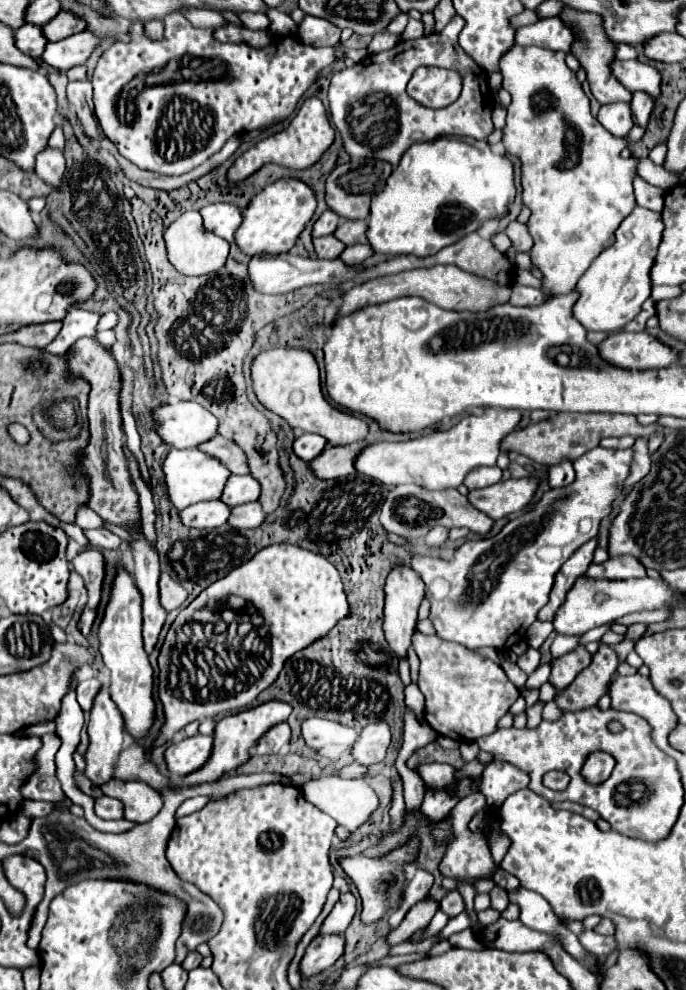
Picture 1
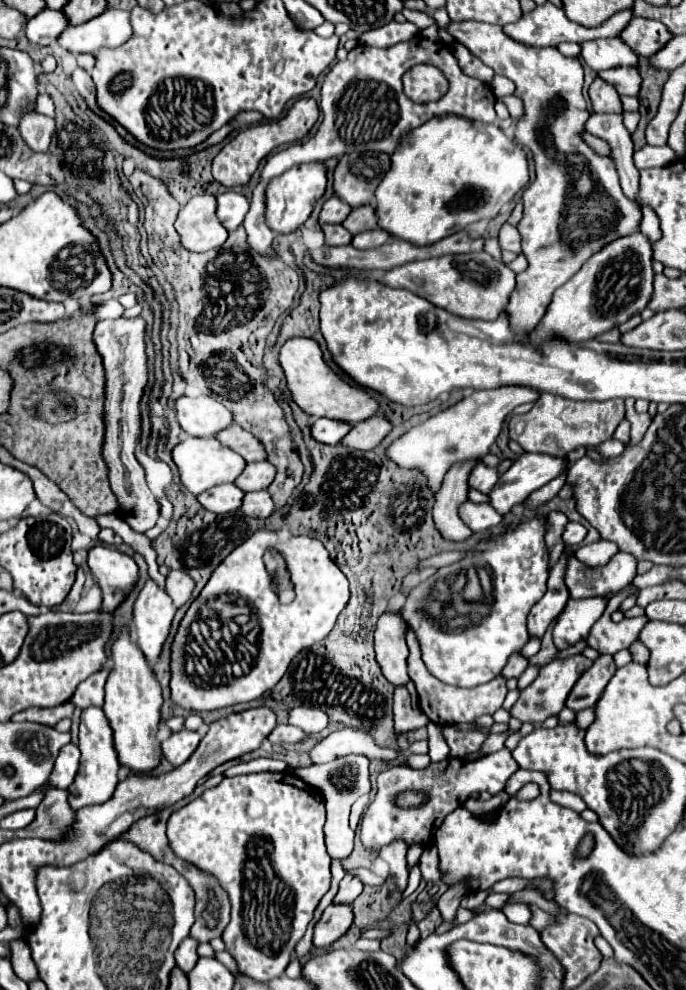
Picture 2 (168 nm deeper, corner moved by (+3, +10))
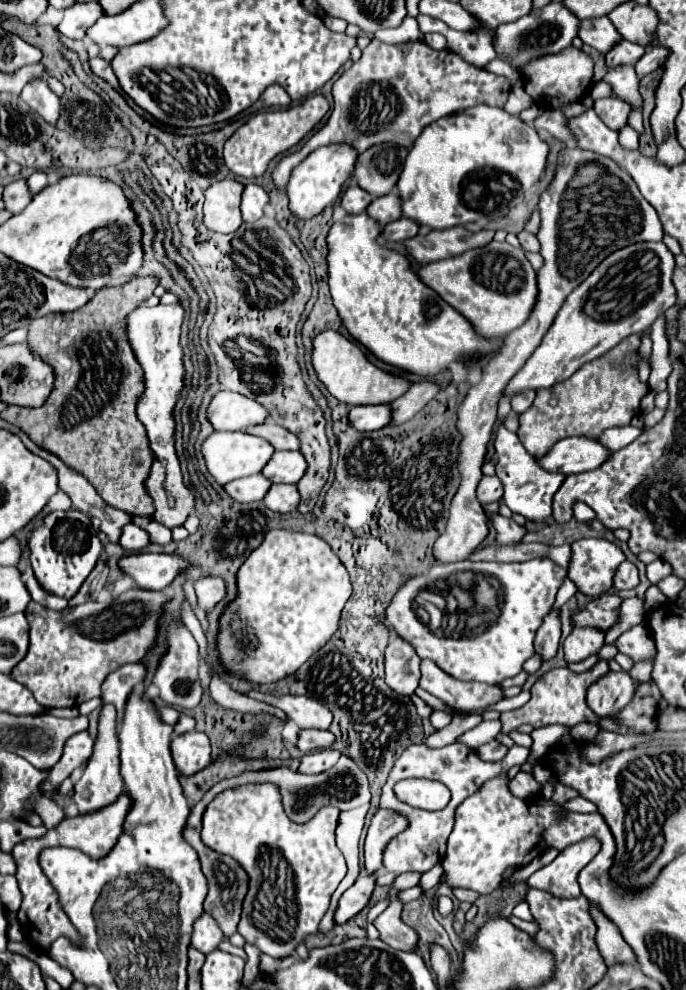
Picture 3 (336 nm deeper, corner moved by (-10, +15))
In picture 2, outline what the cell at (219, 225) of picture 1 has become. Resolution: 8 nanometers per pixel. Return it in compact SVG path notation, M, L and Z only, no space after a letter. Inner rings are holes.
M225 192L217 196L217 218L229 230L235 230L243 224L243 218L249 210L249 200L239 192Z

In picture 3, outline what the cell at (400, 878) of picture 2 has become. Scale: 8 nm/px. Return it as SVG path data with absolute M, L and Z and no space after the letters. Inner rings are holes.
M390 889L390 907L374 921L374 927L380 933L380 939L386 945L392 945L394 949L402 949L402 951L416 951L418 945L418 933L408 927L402 919L402 903L394 897L394 889Z

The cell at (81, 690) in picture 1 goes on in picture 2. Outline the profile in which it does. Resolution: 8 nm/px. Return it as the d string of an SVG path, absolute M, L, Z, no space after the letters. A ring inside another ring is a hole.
M99 670L95 672L91 678L87 678L85 682L81 682L71 698L71 702L79 708L87 708L87 706L103 706L103 686L107 680L107 670Z

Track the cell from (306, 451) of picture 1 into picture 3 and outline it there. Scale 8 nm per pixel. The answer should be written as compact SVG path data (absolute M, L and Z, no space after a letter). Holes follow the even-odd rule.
M388 403L384 405L358 405L350 407L350 423L362 431L376 431L392 421L392 409Z

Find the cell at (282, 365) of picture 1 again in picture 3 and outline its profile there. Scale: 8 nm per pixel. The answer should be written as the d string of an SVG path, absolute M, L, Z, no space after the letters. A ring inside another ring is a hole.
M322 331L314 339L314 355L312 355L314 369L318 373L318 379L326 385L326 389L342 403L346 405L380 405L380 403L392 403L400 395L404 395L410 389L410 381L386 373L372 365L366 355L362 353L362 347L350 339L346 339L338 331Z

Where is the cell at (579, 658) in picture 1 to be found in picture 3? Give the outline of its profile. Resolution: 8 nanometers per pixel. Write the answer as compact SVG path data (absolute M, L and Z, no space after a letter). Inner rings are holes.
M598 661L598 665L586 673L572 673L570 669L552 669L548 671L546 675L542 675L534 687L532 687L532 697L530 701L520 707L520 709L514 709L514 711L506 711L500 715L500 721L502 721L502 733L508 735L510 731L514 731L516 727L520 727L522 723L528 723L532 725L534 729L538 727L546 727L546 725L566 725L566 727L574 727L578 723L594 723L598 725L600 723L600 717L596 717L590 707L586 705L586 691L588 687L598 681L600 677L604 677L606 673L610 671L608 663L606 661Z

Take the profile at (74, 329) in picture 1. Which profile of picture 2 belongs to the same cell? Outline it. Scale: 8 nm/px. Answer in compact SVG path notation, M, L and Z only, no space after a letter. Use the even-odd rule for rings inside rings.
M107 300L107 302L101 302L101 304L93 306L93 316L95 316L97 322L109 320L109 318L119 318L121 312L123 312L123 308L117 300Z

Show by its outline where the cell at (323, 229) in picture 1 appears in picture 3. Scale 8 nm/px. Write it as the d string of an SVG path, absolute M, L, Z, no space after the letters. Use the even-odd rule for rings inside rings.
M358 185L348 187L340 199L340 205L346 213L362 213L370 203L372 203L372 195L360 189Z

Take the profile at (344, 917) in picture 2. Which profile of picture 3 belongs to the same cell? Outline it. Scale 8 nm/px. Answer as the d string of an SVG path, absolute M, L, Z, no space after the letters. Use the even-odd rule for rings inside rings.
M376 873L372 875L360 875L356 879L356 883L344 891L344 895L340 897L340 905L338 905L338 911L336 911L336 923L342 925L346 923L348 919L352 919L356 913L360 913L372 891L374 891L374 881L376 881Z

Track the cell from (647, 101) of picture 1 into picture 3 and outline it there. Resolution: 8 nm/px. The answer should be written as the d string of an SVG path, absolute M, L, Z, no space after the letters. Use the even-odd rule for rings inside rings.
M620 39L608 53L606 53L606 65L608 67L616 67L616 65L632 65L634 61L638 61L638 57L642 57L646 49L642 45L636 45L632 41Z

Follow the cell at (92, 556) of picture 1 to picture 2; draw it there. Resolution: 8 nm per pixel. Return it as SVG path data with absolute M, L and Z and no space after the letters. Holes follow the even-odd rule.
M95 546L89 550L87 564L103 592L101 612L117 608L137 580L137 564L133 558L109 546Z

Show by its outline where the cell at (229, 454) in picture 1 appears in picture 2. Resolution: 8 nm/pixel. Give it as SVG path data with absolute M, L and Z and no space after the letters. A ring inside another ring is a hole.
M237 424L227 426L225 430L217 432L215 438L229 446L233 452L237 452L245 462L257 462L261 458L265 458L265 450L261 446L261 442L257 442L257 438L253 438L253 434L249 434L247 430L243 430Z

